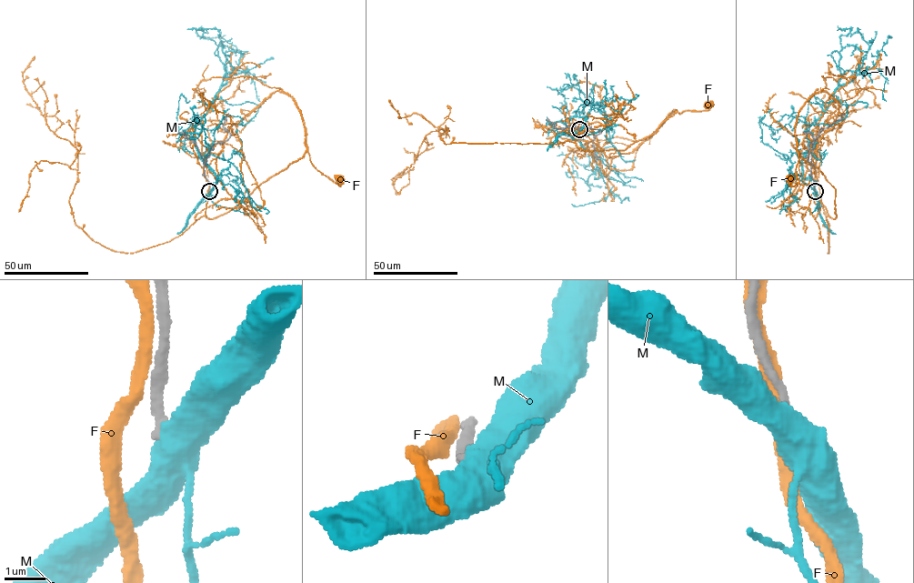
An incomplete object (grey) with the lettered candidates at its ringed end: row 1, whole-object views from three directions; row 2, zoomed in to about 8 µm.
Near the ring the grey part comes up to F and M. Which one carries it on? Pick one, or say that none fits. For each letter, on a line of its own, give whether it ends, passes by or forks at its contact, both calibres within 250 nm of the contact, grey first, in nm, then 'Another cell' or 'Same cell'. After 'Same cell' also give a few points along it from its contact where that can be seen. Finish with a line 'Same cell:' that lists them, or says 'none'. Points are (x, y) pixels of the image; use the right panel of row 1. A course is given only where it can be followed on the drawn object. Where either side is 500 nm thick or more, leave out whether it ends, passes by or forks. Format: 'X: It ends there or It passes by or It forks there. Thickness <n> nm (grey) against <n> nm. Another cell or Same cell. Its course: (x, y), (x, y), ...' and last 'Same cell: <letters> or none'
F: It passes by. Thickness 240 nm (grey) against 320 nm. Another cell
M: Thickness 240 nm (grey) against 550 nm. Another cell
Same cell: none

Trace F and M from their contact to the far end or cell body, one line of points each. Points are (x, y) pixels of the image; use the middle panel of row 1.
F: (578, 128), (575, 143), (585, 150), (624, 150), (653, 134), (677, 110), (679, 114), (708, 110), (708, 104)
M: (579, 129), (586, 116), (572, 116), (564, 124), (594, 156), (610, 193), (598, 201), (577, 206), (571, 204)

